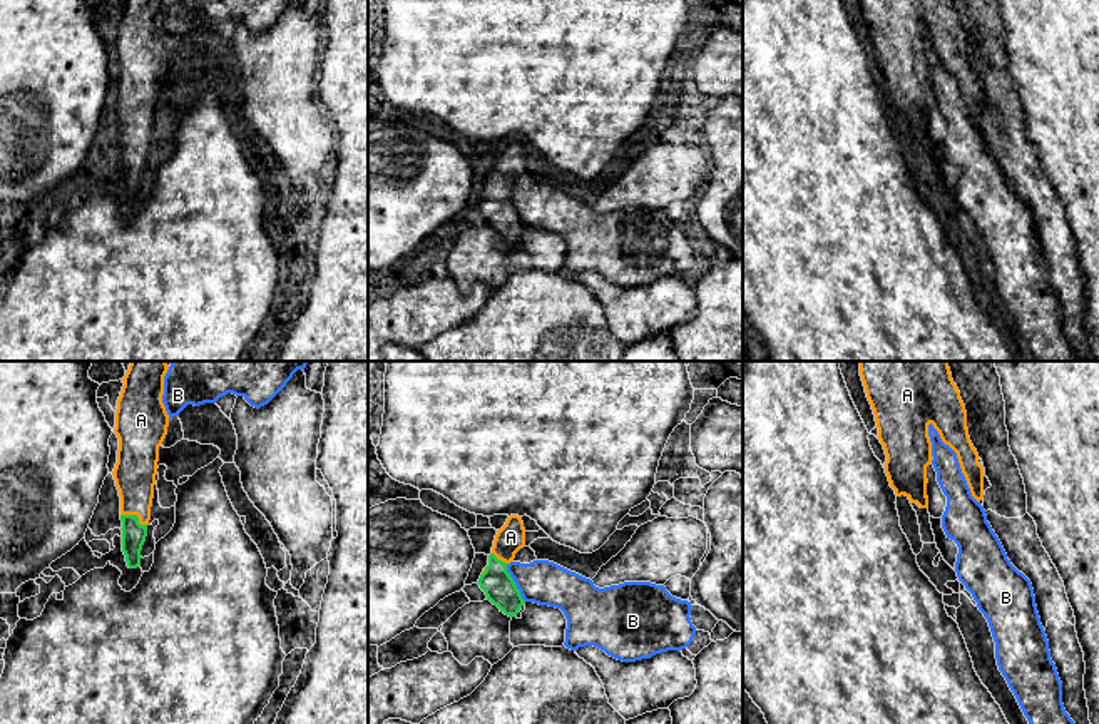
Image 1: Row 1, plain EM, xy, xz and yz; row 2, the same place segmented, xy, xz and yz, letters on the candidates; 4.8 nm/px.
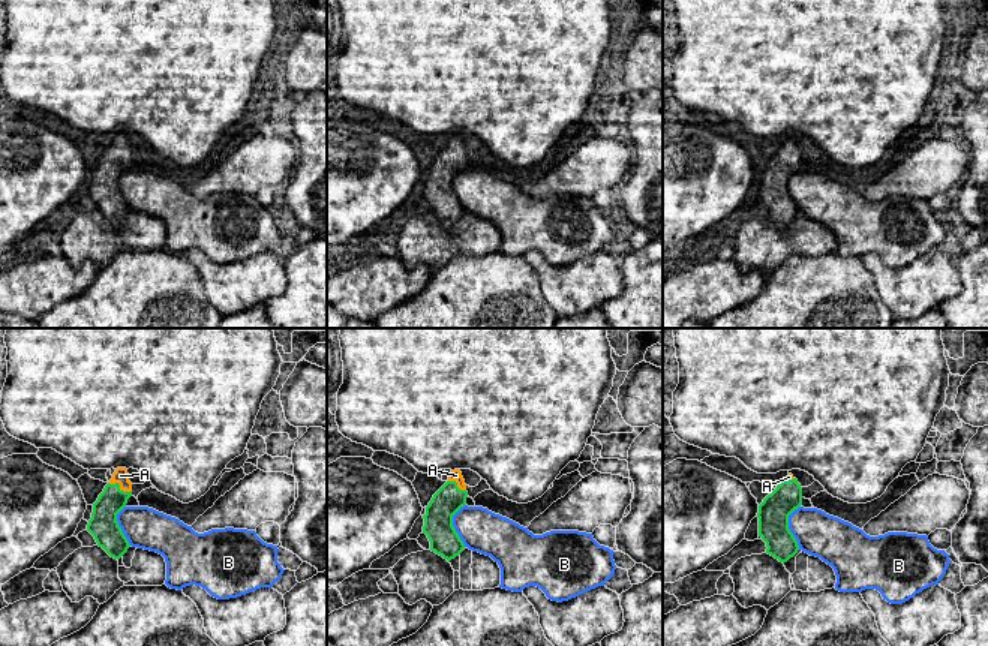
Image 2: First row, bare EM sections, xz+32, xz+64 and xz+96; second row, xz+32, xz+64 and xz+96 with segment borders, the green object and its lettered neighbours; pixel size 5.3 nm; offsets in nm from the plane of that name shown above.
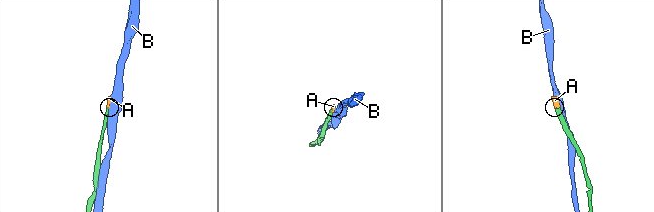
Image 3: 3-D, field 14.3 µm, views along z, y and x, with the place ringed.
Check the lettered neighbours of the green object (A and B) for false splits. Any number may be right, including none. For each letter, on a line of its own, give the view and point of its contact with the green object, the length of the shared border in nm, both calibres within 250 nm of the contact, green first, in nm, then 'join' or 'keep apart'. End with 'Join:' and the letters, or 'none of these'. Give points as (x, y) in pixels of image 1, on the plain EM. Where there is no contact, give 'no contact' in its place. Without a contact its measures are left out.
A: contact xy (136, 141); length 140 nm; calibres 120 and 200 nm; join
B: contact xz (514, 208); length 200 nm; calibres 150 and 220 nm; keep apart
Join: A

